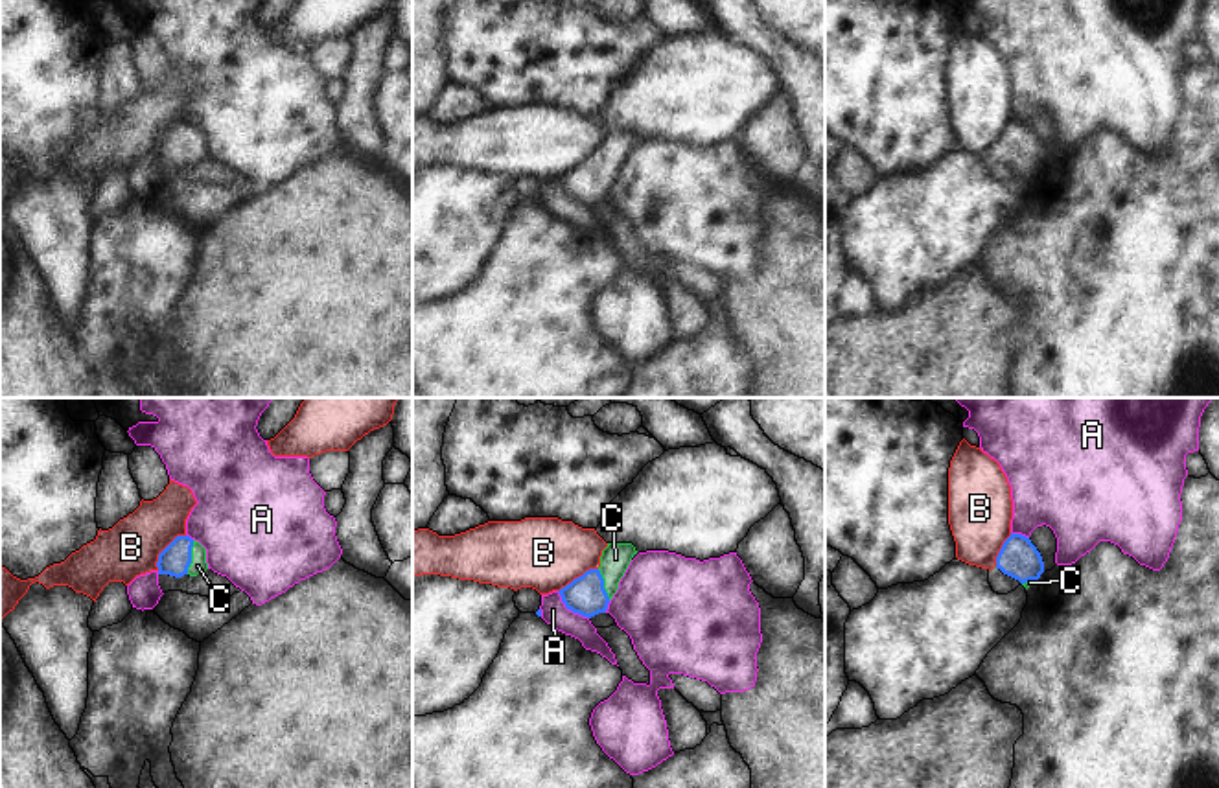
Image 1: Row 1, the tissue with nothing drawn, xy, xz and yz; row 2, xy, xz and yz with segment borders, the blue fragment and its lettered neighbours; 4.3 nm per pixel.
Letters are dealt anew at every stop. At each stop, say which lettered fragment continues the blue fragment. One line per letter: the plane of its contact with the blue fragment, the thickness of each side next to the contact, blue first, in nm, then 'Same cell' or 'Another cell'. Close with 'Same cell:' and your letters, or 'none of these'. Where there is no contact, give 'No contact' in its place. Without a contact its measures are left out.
A: Touches blue in xz. Thickness 170 nm (blue) against 110 nm. Another cell
B: Touches blue in xy. Thickness 140 nm (blue) against 240 nm. Another cell
C: Touches blue in xy. Thickness 140 nm (blue) against 70 nm. Same cell
Same cell: C.

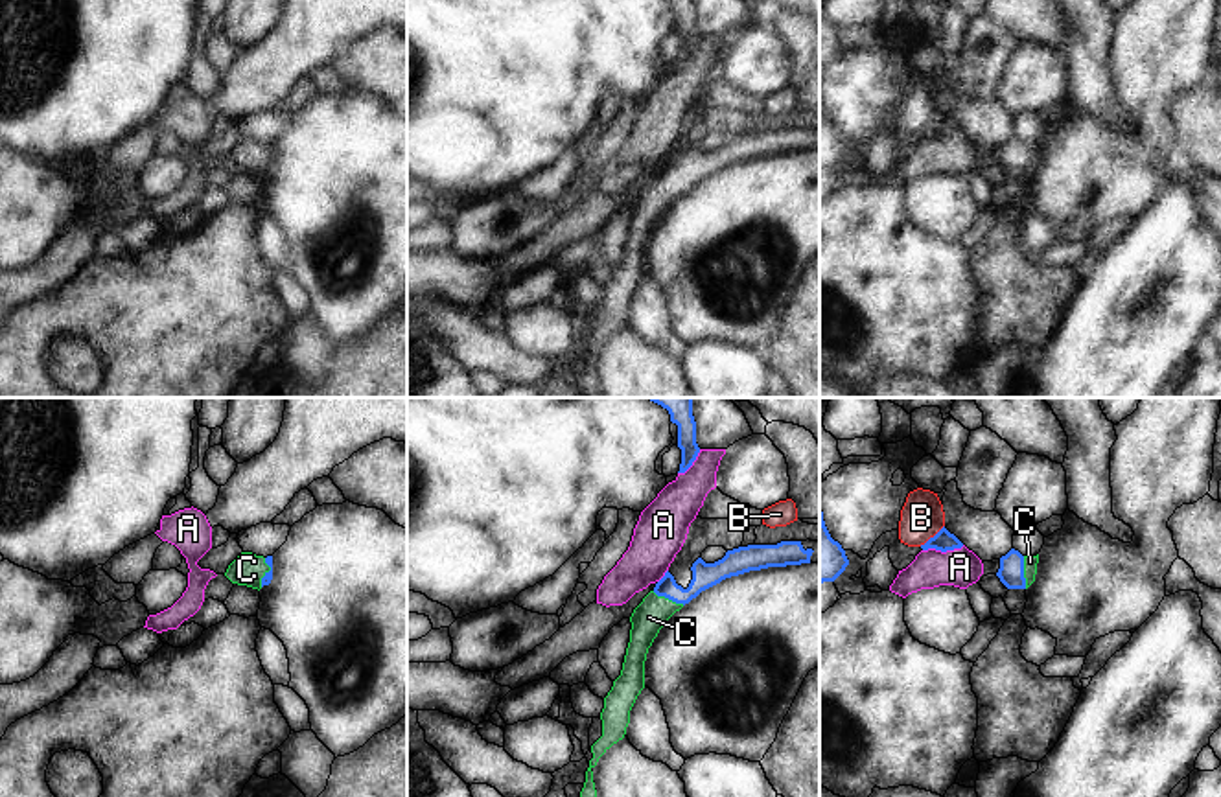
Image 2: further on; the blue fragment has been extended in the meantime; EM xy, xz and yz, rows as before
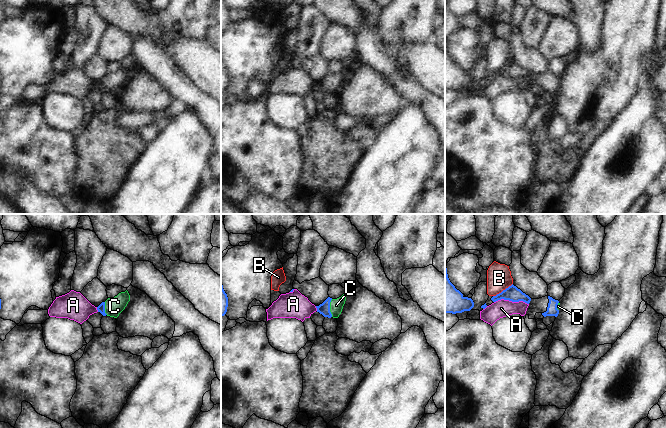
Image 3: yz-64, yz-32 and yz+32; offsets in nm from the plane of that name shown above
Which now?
A: Touches blue in yz. Thickness 90 nm (blue) against 170 nm. Another cell
B: Touches blue in yz. Thickness 90 nm (blue) against 190 nm. Another cell
C: Touches blue in yz. Thickness 110 nm (blue) against 60 nm. Same cell
Same cell: C.

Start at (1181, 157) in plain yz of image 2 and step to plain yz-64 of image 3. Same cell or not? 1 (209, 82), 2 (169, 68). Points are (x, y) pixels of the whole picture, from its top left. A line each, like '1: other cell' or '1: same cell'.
1: other cell
2: same cell

